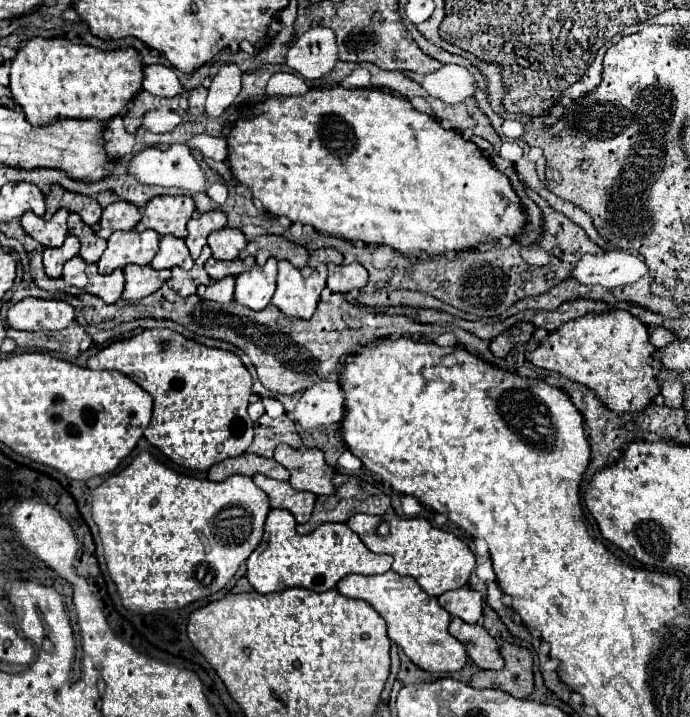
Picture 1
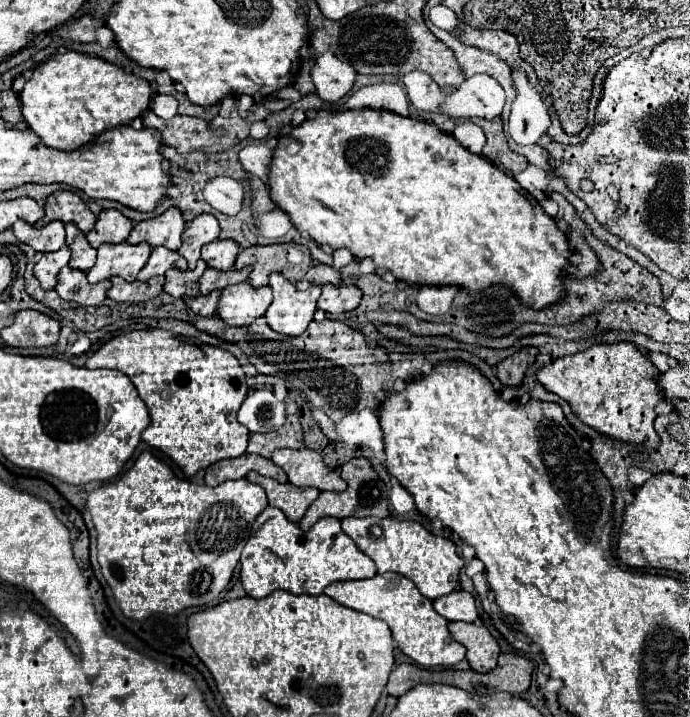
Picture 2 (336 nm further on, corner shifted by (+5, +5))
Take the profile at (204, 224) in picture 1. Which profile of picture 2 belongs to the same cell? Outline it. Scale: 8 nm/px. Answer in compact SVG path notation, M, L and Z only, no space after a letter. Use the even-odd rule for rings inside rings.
M202 214L190 220L182 234L182 246L180 254L188 260L188 268L192 270L200 258L200 248L212 240L216 240L220 234L218 220L212 214Z

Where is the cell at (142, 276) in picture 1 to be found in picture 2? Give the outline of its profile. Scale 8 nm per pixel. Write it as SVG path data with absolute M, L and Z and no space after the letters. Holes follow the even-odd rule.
M114 276L112 280L112 288L108 290L108 298L116 300L116 302L142 302L142 300L150 300L154 296L158 296L162 292L162 284L164 284L164 276L154 276L148 282L126 282L120 276Z

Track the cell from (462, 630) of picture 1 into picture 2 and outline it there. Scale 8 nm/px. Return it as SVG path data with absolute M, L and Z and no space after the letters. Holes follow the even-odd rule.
M450 622L448 630L452 638L468 648L468 662L470 668L476 672L490 672L496 668L496 660L500 654L498 642L482 624L468 624L468 622Z

